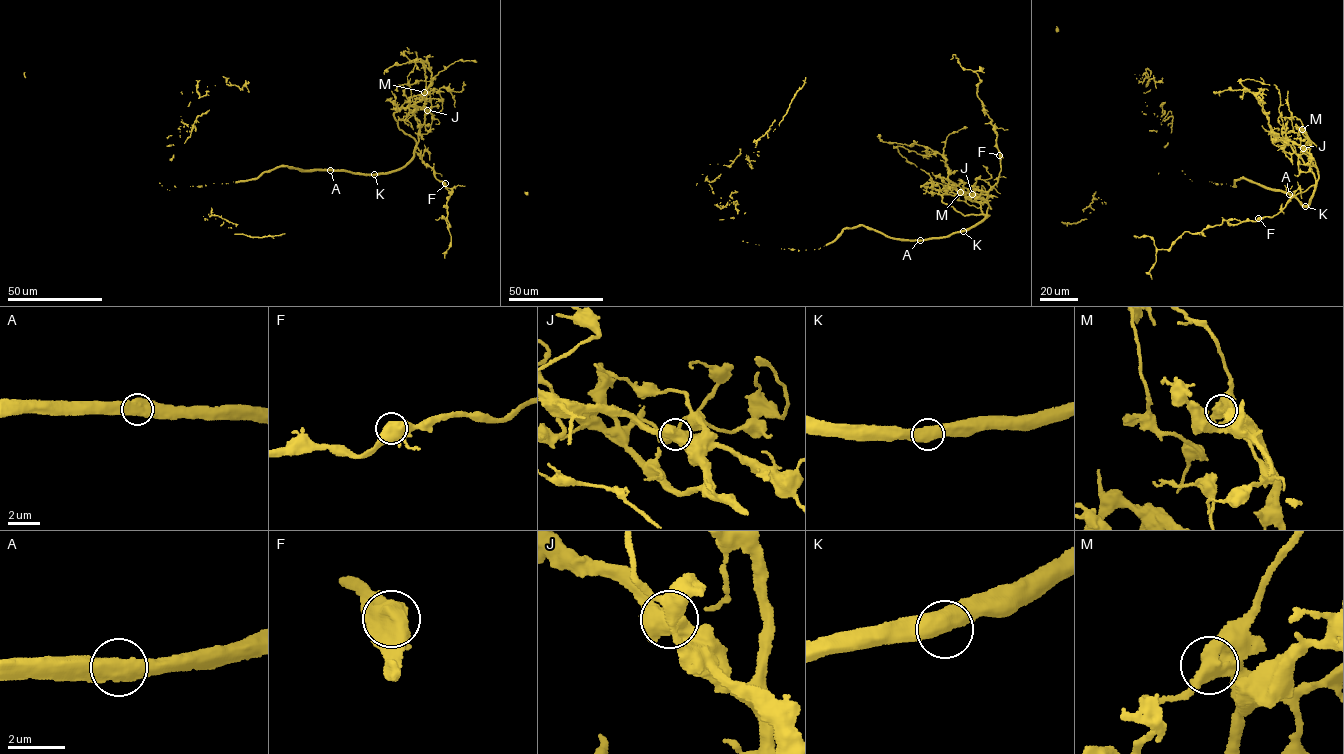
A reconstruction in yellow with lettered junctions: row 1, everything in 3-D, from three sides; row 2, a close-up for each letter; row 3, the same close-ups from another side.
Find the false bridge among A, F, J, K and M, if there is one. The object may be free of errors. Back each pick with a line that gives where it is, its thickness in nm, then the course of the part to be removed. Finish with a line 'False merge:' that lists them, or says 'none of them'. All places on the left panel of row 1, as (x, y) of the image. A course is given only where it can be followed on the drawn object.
False merge: none of them

